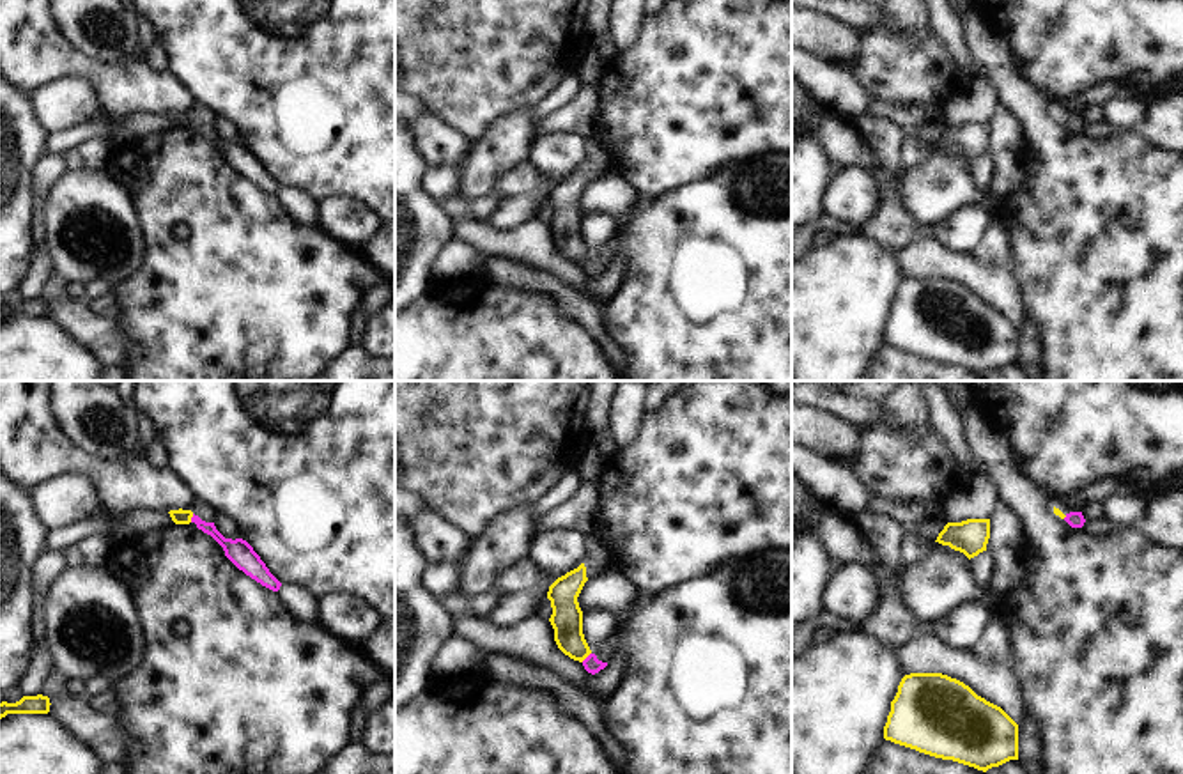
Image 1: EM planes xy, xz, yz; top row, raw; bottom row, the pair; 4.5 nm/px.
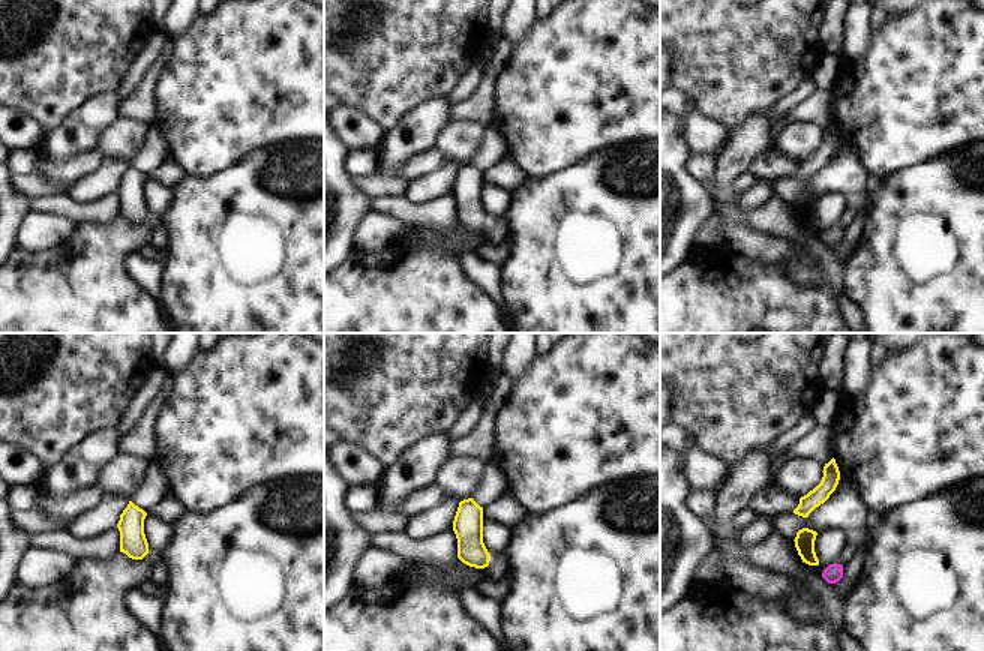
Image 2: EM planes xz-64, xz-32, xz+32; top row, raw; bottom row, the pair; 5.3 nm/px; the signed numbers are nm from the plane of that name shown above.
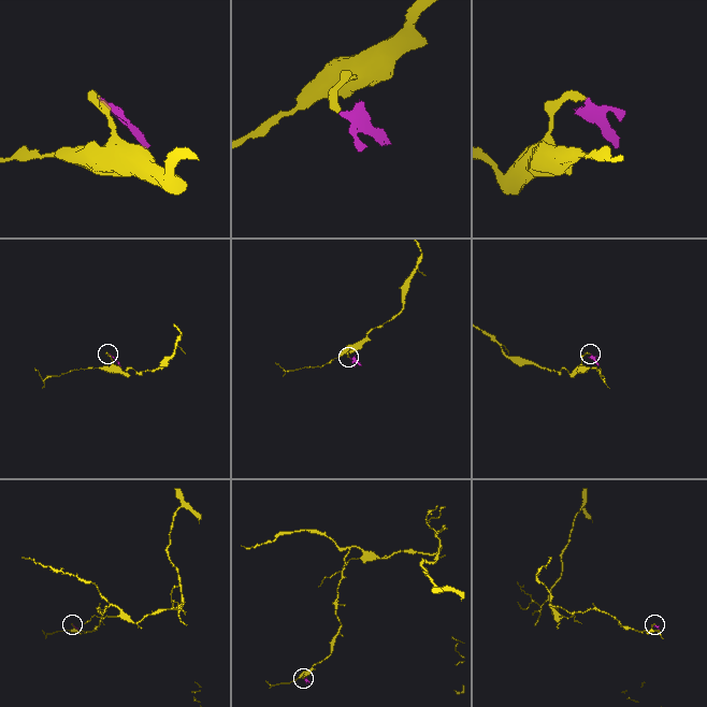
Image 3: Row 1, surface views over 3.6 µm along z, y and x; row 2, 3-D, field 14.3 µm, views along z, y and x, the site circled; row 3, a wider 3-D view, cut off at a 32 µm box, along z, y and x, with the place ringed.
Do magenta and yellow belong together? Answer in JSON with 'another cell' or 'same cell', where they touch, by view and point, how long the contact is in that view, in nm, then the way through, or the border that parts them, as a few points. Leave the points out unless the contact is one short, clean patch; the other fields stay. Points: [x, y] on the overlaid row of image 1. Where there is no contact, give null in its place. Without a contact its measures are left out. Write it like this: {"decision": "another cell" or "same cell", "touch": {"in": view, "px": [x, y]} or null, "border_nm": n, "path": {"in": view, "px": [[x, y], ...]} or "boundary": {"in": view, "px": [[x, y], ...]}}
{"decision": "another cell", "touch": {"in": "xz", "px": [587, 657]}, "border_nm": 60, "boundary": {"in": "xz", "px": [[590, 652], [581, 661]]}}

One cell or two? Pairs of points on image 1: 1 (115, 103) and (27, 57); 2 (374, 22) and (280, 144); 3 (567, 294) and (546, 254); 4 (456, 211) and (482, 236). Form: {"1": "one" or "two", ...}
{"1": "one", "2": "one", "3": "two", "4": "two"}

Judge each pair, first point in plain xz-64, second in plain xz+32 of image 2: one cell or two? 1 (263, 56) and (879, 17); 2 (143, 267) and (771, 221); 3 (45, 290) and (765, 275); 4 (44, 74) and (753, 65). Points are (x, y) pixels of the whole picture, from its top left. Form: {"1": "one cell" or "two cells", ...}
{"1": "two cells", "2": "two cells", "3": "one cell", "4": "one cell"}

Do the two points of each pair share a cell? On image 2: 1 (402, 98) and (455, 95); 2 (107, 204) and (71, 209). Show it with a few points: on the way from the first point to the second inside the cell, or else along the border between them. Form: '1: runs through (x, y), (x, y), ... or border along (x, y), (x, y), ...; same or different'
1: border along (470, 65), (464, 77), (447, 93); different
2: runs through (98, 210), (80, 210); same

